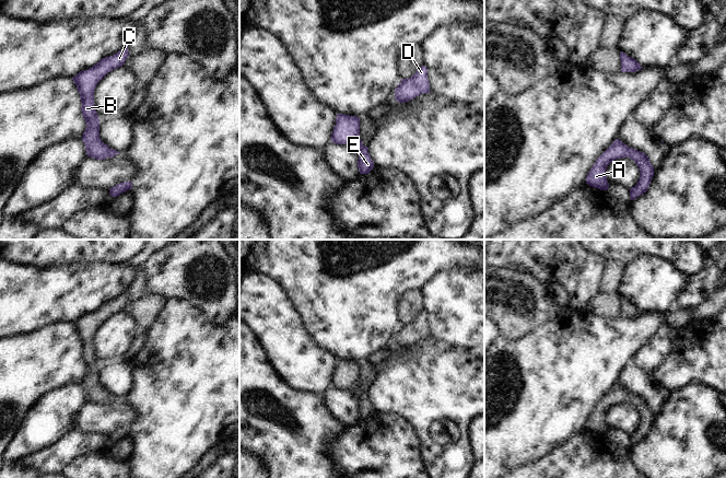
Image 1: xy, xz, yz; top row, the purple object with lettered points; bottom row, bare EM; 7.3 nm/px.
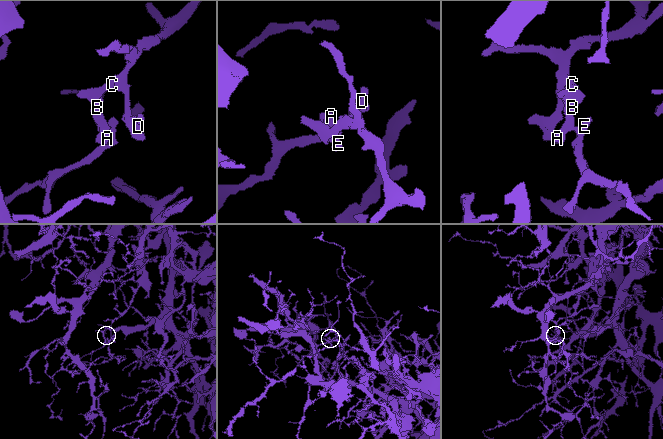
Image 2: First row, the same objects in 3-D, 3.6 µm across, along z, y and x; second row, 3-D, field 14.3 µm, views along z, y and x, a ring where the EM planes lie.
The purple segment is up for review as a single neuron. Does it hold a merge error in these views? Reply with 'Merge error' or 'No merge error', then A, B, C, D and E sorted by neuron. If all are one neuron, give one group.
No merge error. Groups: A B C D E.

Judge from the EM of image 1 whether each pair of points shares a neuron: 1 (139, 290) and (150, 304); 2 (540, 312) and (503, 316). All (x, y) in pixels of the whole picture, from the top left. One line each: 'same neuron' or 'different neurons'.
1: different neurons
2: same neuron

